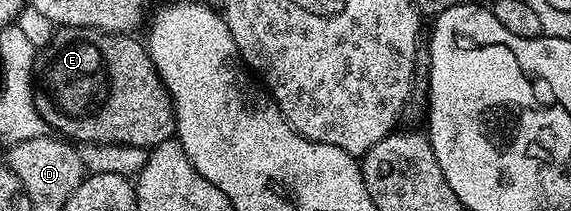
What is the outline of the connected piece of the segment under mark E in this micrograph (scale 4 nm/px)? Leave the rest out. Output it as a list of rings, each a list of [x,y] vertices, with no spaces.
[[[62,27],[46,46],[37,50],[34,59],[34,102],[47,130],[71,142],[95,141],[98,145],[131,145],[149,151],[171,140],[174,131],[174,105],[168,91],[137,36],[128,33],[105,33],[88,27]]]

